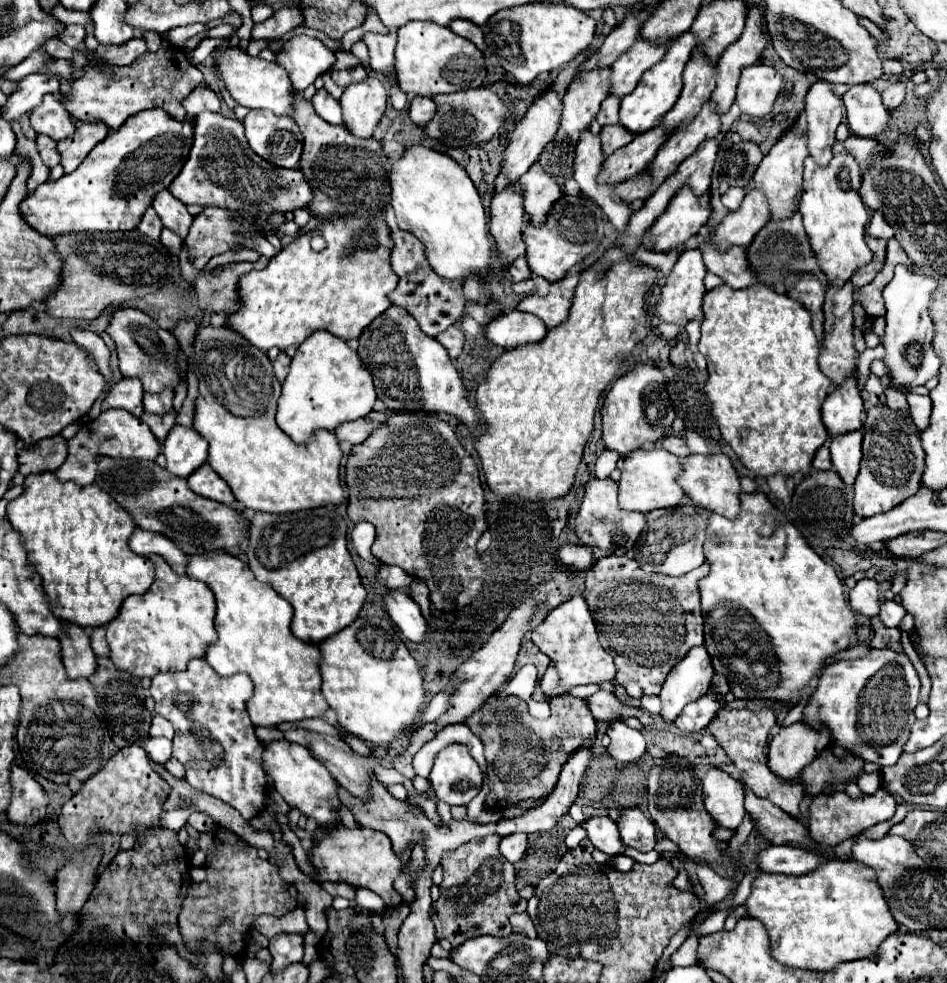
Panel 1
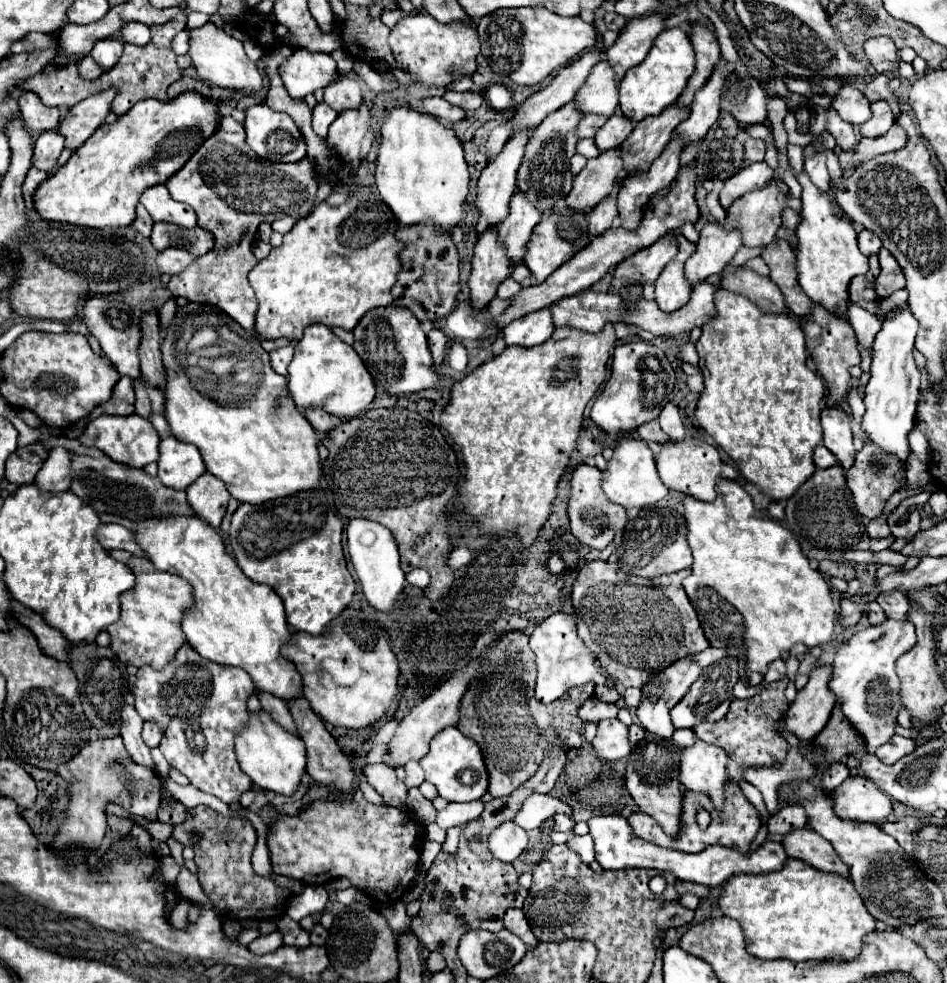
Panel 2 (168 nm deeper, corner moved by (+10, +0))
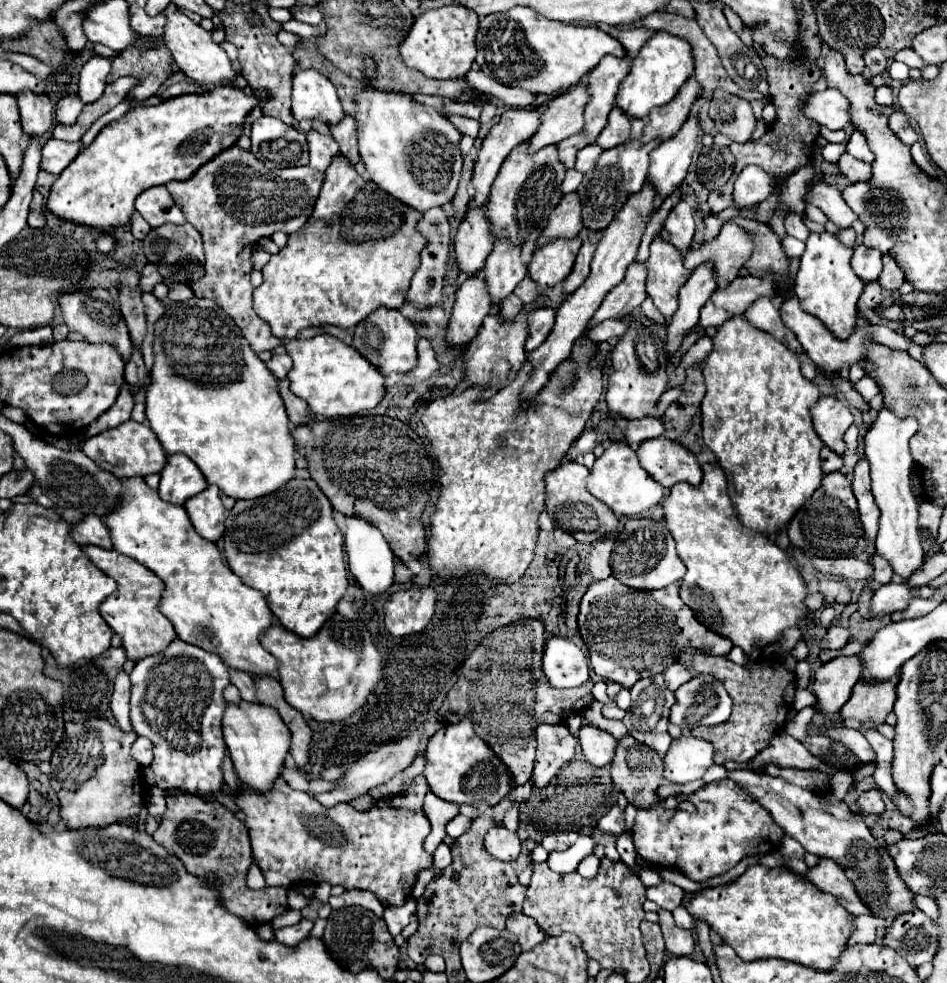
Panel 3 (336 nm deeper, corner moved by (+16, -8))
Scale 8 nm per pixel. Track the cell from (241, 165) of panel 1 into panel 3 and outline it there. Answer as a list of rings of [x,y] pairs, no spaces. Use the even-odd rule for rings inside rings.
[[[238,145],[222,151],[208,161],[194,177],[186,181],[172,181],[166,185],[176,205],[184,211],[186,221],[192,223],[204,241],[206,275],[192,283],[196,297],[216,301],[240,327],[254,353],[272,351],[280,345],[280,339],[272,335],[268,323],[264,323],[252,309],[252,285],[250,285],[250,257],[260,237],[282,231],[286,235],[304,227],[322,187],[322,175],[312,167],[290,167],[270,171],[250,151],[242,151]]]

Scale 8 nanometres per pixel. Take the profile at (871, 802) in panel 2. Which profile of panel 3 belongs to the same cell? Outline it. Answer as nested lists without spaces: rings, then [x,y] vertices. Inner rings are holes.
[[[870,789],[870,791],[860,793],[858,803],[860,803],[860,807],[862,807],[864,811],[868,811],[868,813],[874,813],[874,815],[882,815],[882,813],[884,813],[884,801],[882,801],[878,789]]]

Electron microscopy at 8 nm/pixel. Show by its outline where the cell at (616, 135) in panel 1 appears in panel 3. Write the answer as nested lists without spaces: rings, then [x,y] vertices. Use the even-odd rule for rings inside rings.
[[[614,105],[614,109],[610,111],[608,117],[608,125],[604,127],[604,131],[598,137],[598,145],[602,149],[612,149],[620,143],[624,143],[630,137],[630,119],[624,115],[624,111],[620,111],[620,107]]]

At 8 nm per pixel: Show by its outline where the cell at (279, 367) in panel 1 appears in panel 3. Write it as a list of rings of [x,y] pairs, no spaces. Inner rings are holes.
[[[284,353],[284,355],[274,355],[268,363],[266,363],[266,367],[272,371],[272,375],[276,377],[276,379],[284,379],[286,375],[288,375],[288,371],[292,369],[292,359]]]

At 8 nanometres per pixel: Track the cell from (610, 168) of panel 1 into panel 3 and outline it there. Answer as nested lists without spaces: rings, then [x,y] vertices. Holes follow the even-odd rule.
[[[568,193],[560,199],[560,203],[556,205],[556,209],[552,211],[552,215],[548,217],[548,225],[542,231],[542,237],[536,241],[536,247],[542,247],[544,243],[556,239],[556,237],[564,237],[564,239],[572,239],[582,231],[582,219],[580,219],[580,199],[576,193]]]

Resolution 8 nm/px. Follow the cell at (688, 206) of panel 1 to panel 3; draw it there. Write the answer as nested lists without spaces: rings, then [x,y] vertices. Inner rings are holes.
[[[632,263],[626,271],[626,277],[620,285],[616,285],[606,299],[602,301],[596,315],[590,319],[588,329],[580,339],[588,339],[588,331],[602,323],[604,319],[620,319],[620,315],[630,315],[636,311],[646,299],[646,267],[644,263]]]

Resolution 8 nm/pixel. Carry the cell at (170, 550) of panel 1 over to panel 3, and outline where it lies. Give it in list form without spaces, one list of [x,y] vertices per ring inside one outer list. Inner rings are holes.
[[[84,515],[82,521],[72,525],[70,537],[78,545],[98,545],[102,549],[112,549],[110,533],[98,515]]]

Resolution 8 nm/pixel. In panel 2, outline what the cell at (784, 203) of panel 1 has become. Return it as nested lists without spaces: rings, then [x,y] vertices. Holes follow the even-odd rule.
[[[772,179],[766,187],[738,197],[728,209],[728,219],[726,219],[724,227],[740,229],[742,243],[746,247],[764,247],[764,245],[774,241],[774,235],[782,225],[782,211],[786,207],[788,207],[788,193],[778,187],[778,179]]]

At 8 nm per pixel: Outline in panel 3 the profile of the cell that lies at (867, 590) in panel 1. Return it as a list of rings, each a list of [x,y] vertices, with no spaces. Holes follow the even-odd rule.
[[[834,625],[834,627],[828,629],[828,633],[824,635],[824,639],[820,641],[820,649],[822,651],[830,651],[830,649],[838,651],[838,649],[844,649],[848,641],[850,641],[850,631],[844,629],[844,627]]]

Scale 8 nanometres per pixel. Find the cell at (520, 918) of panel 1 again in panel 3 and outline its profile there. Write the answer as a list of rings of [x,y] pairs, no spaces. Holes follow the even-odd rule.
[[[524,913],[510,915],[508,923],[506,923],[506,929],[512,931],[518,937],[518,943],[520,943],[522,951],[530,951],[546,939],[546,933],[540,931],[538,923],[532,917],[524,915]]]

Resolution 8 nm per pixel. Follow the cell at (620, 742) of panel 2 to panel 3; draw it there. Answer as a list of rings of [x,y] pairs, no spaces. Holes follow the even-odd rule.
[[[582,725],[580,727],[578,743],[582,747],[586,761],[594,767],[608,765],[614,757],[614,751],[616,751],[616,739],[610,733],[602,731],[594,725]]]

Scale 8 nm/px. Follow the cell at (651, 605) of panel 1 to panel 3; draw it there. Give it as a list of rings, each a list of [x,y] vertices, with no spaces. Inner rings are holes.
[[[608,577],[604,581],[594,581],[582,603],[580,603],[580,615],[578,615],[578,625],[580,625],[580,635],[584,643],[590,649],[590,663],[592,669],[604,679],[604,681],[614,681],[620,683],[622,687],[630,689],[638,679],[650,677],[656,673],[662,673],[668,665],[676,661],[678,651],[692,647],[700,649],[712,655],[726,655],[732,649],[732,643],[724,639],[722,635],[716,635],[714,631],[708,631],[708,627],[700,625],[700,621],[694,617],[692,609],[684,605],[684,601],[678,595],[680,583],[672,583],[666,589],[658,591],[636,591],[620,585],[616,577]]]

